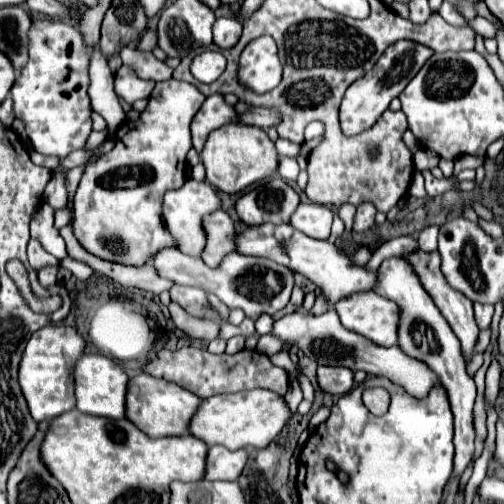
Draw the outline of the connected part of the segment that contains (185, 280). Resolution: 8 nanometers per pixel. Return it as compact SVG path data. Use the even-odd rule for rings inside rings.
M167 247L165 251L153 255L153 261L149 263L163 279L171 279L177 285L201 287L203 291L217 295L229 309L243 309L245 315L253 321L263 313L273 315L283 309L289 303L291 289L295 285L295 273L289 271L289 267L281 267L263 257L239 255L235 251L225 255L223 263L219 263L219 267L215 269L209 269L201 259L193 259L191 255L185 255L175 247Z

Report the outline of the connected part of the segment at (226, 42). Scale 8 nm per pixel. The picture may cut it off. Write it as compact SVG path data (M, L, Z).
M221 17L213 25L213 43L221 49L233 47L241 37L241 23L233 17Z

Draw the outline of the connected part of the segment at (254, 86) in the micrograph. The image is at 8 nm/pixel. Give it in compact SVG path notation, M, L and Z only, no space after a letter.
M271 37L253 39L239 55L239 83L253 93L267 93L281 81L281 63L277 45Z

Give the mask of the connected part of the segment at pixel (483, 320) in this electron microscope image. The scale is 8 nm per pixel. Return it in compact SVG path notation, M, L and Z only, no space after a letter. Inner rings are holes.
M475 303L475 319L479 329L487 329L491 325L491 317L493 317L493 305Z

